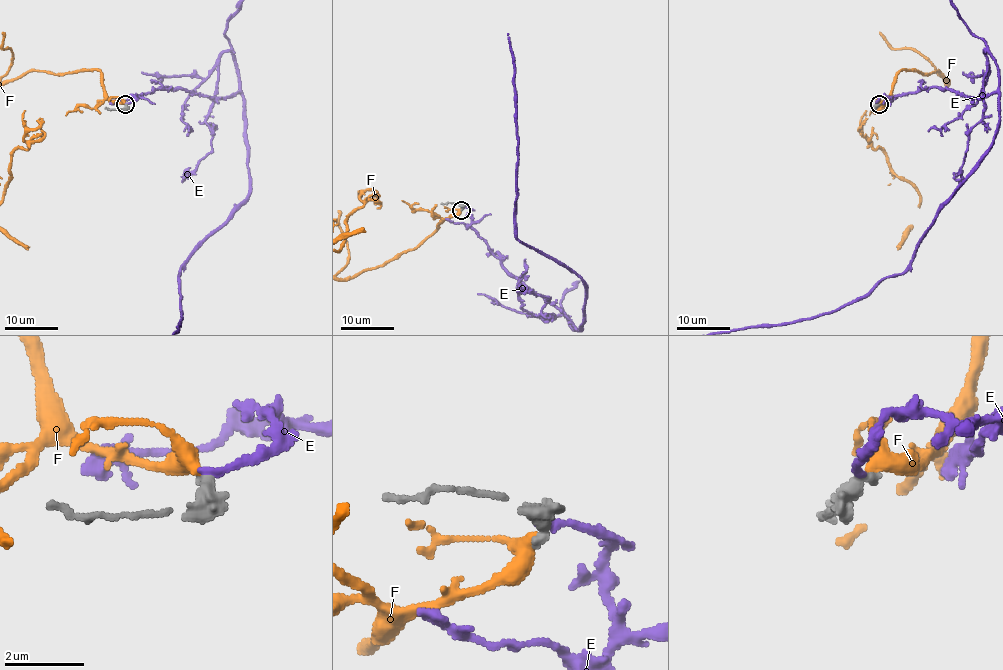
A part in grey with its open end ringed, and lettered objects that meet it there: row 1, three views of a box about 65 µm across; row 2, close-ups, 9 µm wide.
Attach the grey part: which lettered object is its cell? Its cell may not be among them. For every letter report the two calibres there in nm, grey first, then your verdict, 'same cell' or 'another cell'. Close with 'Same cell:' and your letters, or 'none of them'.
E: 460 nm thick on the grey side, 190 nm on the other; another cell
F: 360 nm thick on the grey side, 300 nm on the other; another cell
Same cell: none of them

